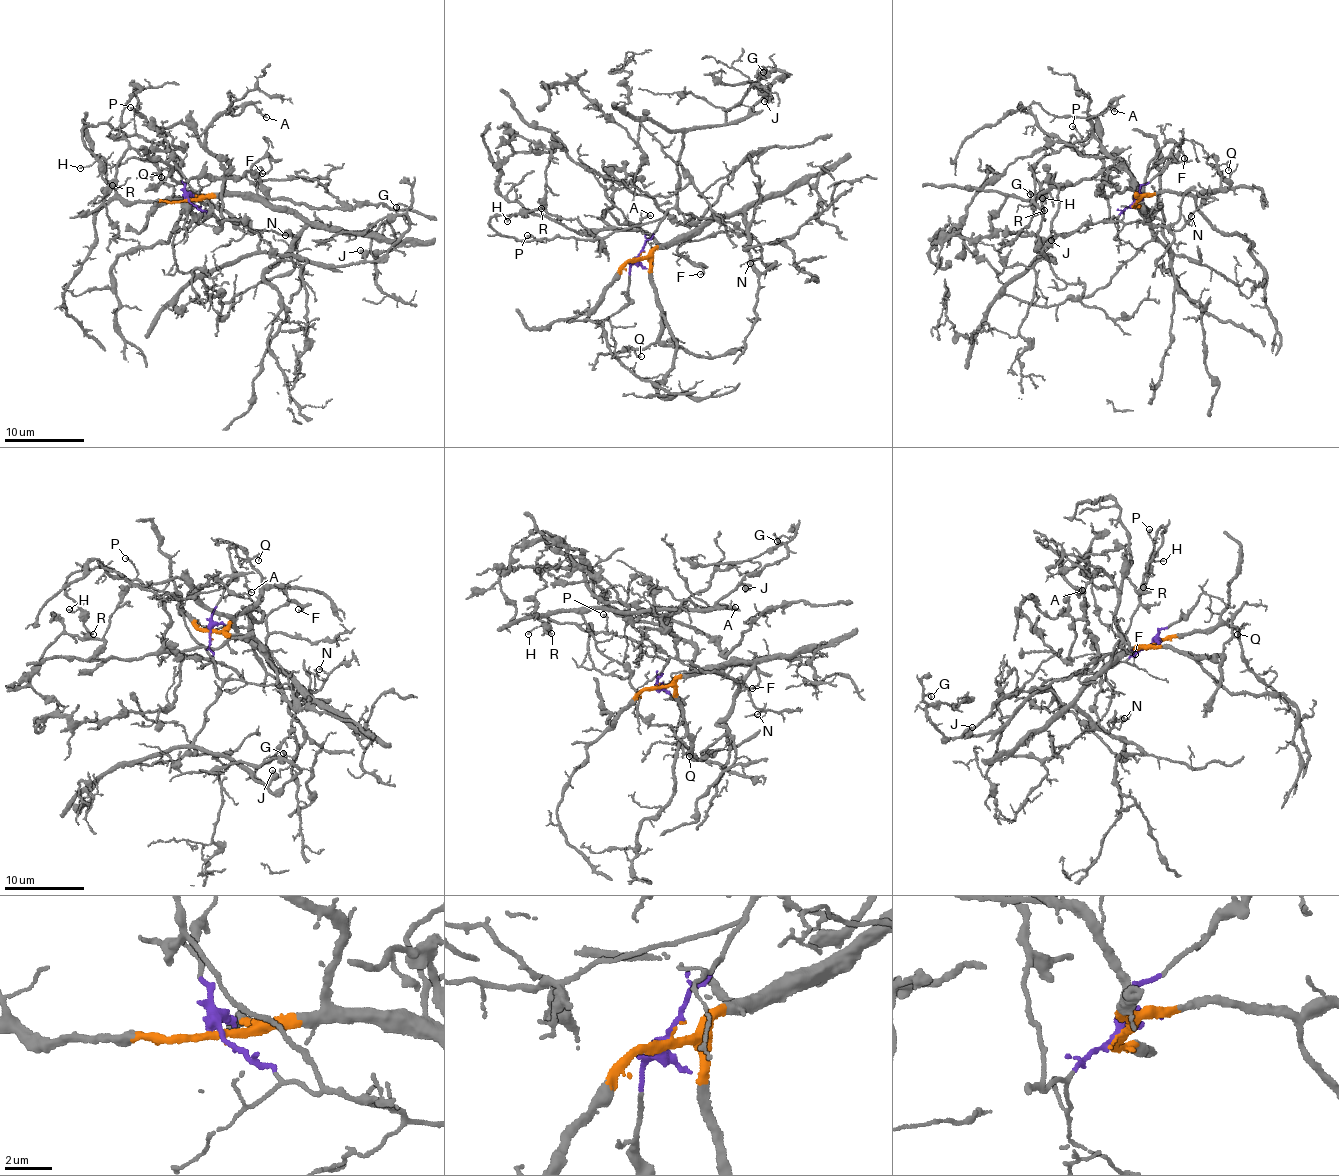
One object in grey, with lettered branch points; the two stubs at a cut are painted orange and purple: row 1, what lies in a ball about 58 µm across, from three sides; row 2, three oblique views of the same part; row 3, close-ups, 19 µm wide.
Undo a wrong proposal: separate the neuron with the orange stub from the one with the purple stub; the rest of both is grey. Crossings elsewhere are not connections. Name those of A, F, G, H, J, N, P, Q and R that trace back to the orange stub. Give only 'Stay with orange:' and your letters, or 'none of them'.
Stay with orange: A, F, Q

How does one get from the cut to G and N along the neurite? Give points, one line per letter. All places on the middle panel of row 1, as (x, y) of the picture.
G: (638, 255), (675, 205), (683, 137), (687, 131), (736, 123), (775, 81), (787, 75), (767, 68), (763, 73)
N: (638, 255), (671, 209), (698, 218), (735, 223), (758, 242), (760, 256), (750, 264)

